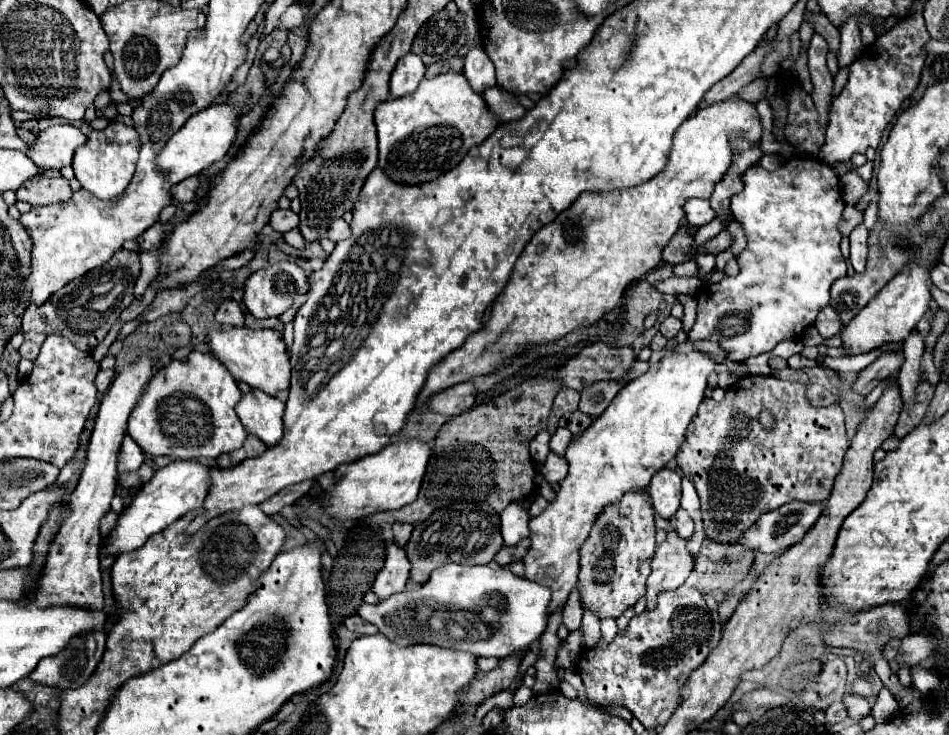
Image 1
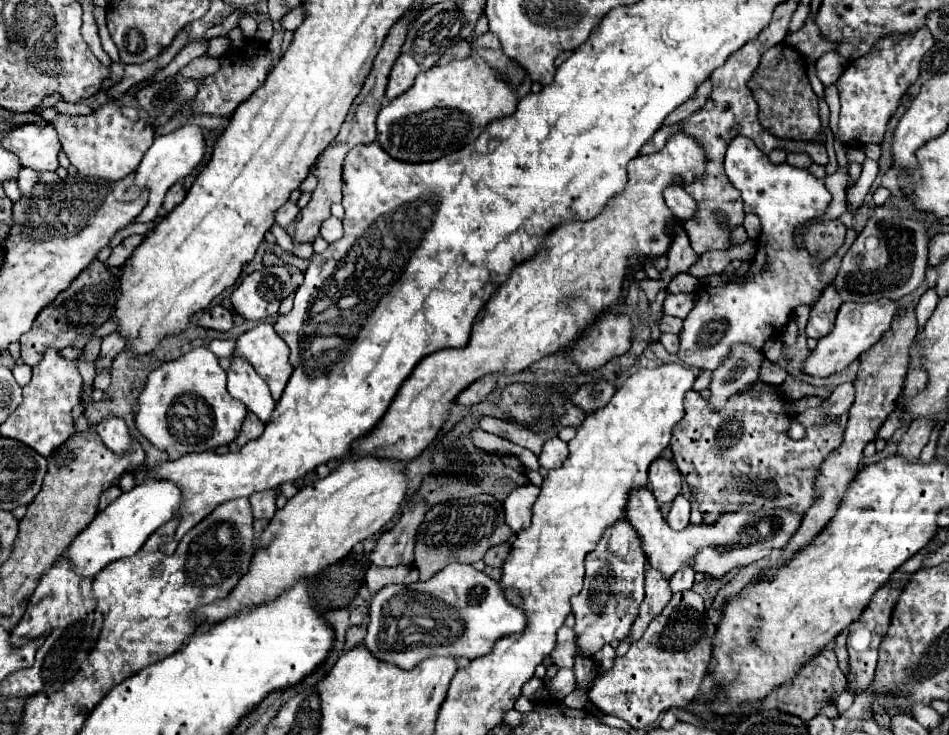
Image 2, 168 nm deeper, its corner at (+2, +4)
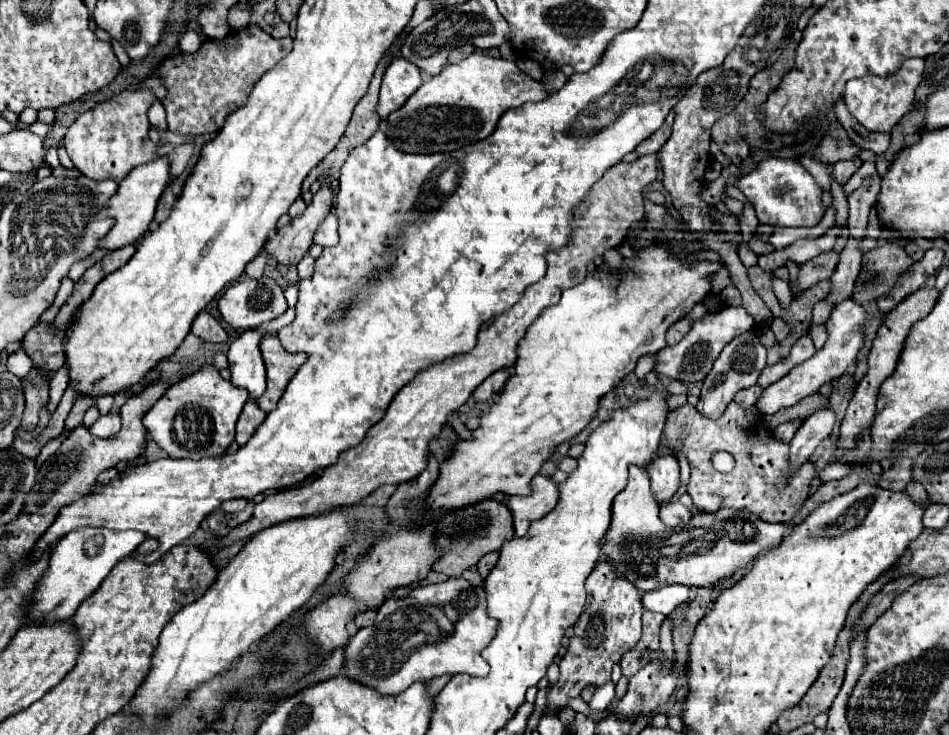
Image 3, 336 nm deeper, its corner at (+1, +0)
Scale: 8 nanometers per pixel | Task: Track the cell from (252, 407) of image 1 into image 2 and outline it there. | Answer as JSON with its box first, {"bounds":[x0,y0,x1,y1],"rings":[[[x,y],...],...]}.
{"bounds":[227,352,275,422],"rings":[[[233,352],[231,356],[231,368],[227,372],[227,390],[233,398],[241,400],[249,412],[257,414],[263,422],[269,420],[275,408],[269,386],[243,356],[237,356],[237,352]]]}

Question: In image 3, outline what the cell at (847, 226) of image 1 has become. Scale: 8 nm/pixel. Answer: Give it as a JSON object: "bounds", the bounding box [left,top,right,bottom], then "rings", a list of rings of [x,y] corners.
{"bounds":[798,250,838,290],"rings":[[[830,250],[830,252],[822,252],[816,258],[808,260],[806,264],[800,266],[800,274],[798,274],[798,286],[802,290],[826,280],[832,276],[834,268],[838,264],[838,252]]]}

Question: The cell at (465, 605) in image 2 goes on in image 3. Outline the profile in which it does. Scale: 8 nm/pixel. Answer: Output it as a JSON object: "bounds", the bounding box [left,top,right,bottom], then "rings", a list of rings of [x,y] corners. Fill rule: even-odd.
{"bounds":[346,578,498,694],"rings":[[[448,578],[442,584],[430,584],[416,588],[416,596],[390,598],[378,608],[378,616],[370,628],[358,630],[346,646],[346,676],[360,680],[366,686],[376,688],[382,694],[398,694],[406,690],[416,680],[432,680],[444,674],[472,674],[486,676],[488,662],[480,652],[490,644],[498,630],[498,620],[490,618],[486,612],[486,592],[484,588],[470,586],[464,578]],[[446,604],[454,604],[454,616],[446,616]]]}

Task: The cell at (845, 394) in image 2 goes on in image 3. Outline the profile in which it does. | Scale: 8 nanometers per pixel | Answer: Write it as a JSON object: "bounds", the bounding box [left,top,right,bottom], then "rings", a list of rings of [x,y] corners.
{"bounds":[790,408,836,468],"rings":[[[822,408],[816,410],[812,416],[808,416],[790,442],[790,464],[796,468],[804,460],[808,460],[810,454],[816,450],[816,446],[832,434],[834,424],[836,414],[832,408]]]}

